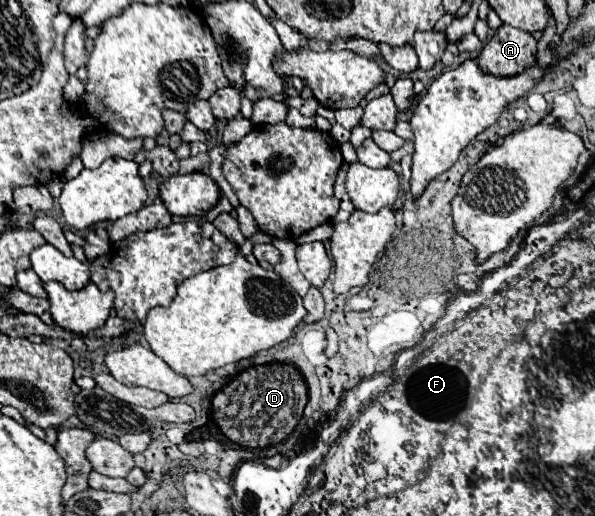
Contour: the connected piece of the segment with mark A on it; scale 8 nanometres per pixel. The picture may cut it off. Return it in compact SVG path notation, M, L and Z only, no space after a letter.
M501 24L497 34L481 50L479 66L495 76L513 76L533 64L537 40L523 30Z

